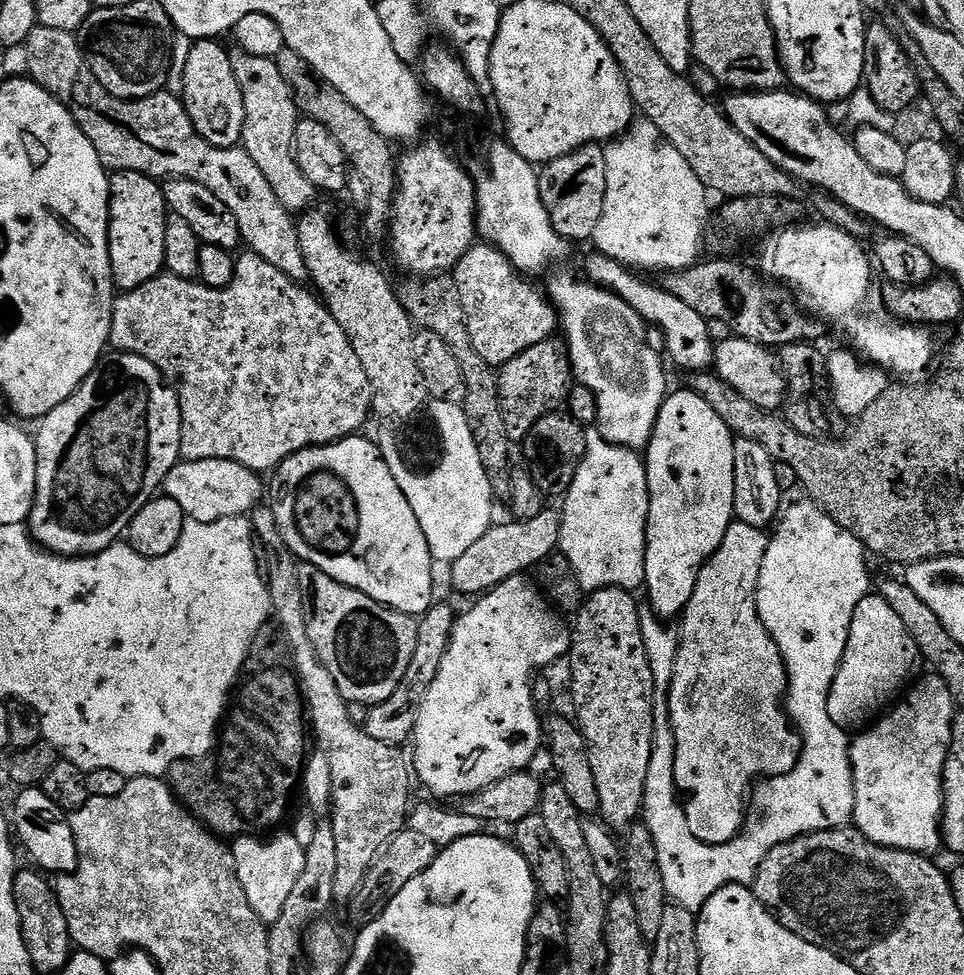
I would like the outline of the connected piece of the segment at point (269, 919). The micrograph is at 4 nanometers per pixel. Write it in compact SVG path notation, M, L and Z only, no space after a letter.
M238 836L230 844L234 866L238 870L238 882L242 882L242 890L246 890L246 902L250 902L250 910L254 910L266 926L271 926L278 914L282 914L282 906L286 906L286 898L290 898L290 890L294 890L294 882L298 882L298 874L302 874L304 865L305 849L298 846L294 836L275 836Z

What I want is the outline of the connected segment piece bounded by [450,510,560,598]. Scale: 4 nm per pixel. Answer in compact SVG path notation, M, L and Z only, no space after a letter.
M545 510L538 518L522 520L512 524L493 523L491 528L462 554L462 558L451 561L452 584L464 596L479 597L491 588L498 587L511 576L518 576L535 569L547 556L553 555L560 546L560 512Z

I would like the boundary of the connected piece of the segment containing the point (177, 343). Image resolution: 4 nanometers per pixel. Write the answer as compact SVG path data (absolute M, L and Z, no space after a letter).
M248 250L245 253L244 257L241 255L237 259L234 278L230 286L225 288L208 288L196 280L183 280L171 274L161 274L146 282L146 286L120 292L116 296L116 305L112 307L112 329L108 335L108 342L117 352L132 352L136 356L146 358L174 389L180 399L180 455L184 460L229 460L238 462L257 474L268 474L283 460L304 448L332 444L335 440L345 440L347 436L357 435L372 412L372 387L366 378L366 370L362 370L362 362L358 362L358 354L354 354L350 338L342 330L342 326L338 326L338 322L328 313L323 303L307 287L304 289L304 286L282 274L282 270L270 266L270 262L266 262L255 252Z

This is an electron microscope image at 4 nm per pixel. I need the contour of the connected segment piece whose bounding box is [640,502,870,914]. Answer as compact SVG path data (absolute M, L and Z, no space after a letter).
M803 502L792 504L783 509L774 531L771 533L766 558L762 558L762 574L758 578L756 605L760 621L766 626L770 638L778 646L788 671L788 695L786 707L796 731L800 734L800 757L790 770L790 774L767 777L755 785L750 797L750 804L755 812L747 817L743 832L736 839L725 844L707 844L694 834L690 834L690 825L686 823L683 803L678 799L674 782L674 762L676 761L676 743L672 733L672 724L668 721L668 691L672 685L674 658L680 645L680 637L675 627L667 628L665 621L650 610L640 615L643 641L646 642L646 654L654 670L654 686L657 703L654 710L656 719L656 737L652 743L652 757L648 771L648 790L646 807L642 812L642 823L654 834L654 846L658 846L658 866L662 866L662 882L666 886L669 901L675 902L688 912L696 914L705 902L718 890L728 884L755 885L756 875L770 850L780 844L808 836L812 832L825 832L831 828L843 828L852 820L854 814L854 778L852 777L852 750L849 737L843 728L838 727L834 718L830 718L828 699L832 693L832 683L838 674L846 642L850 638L850 622L858 602L869 595L868 560L864 543L854 534L847 532L830 514L826 514L817 504Z

